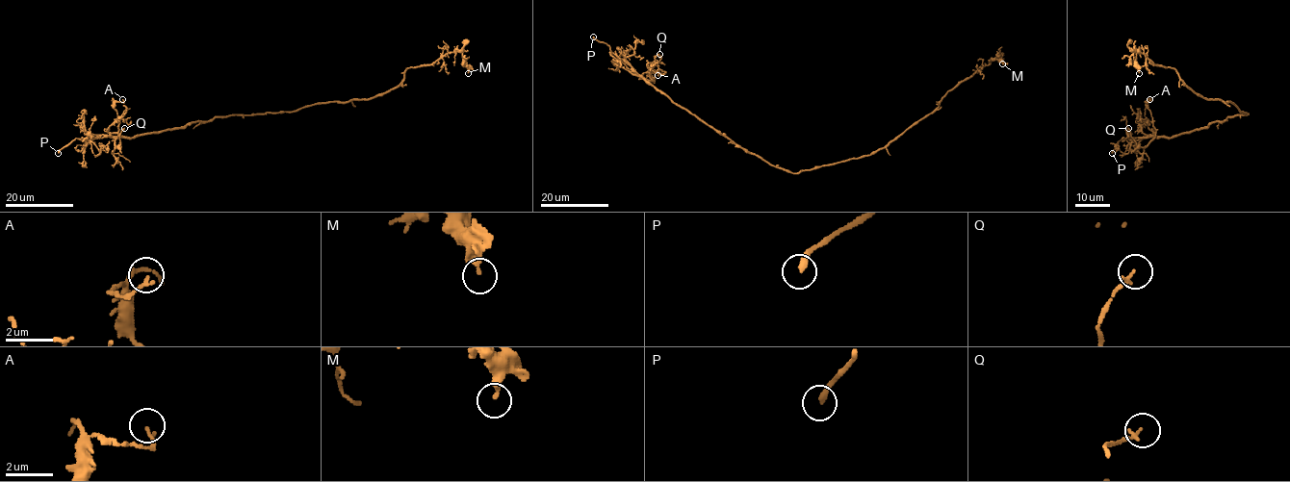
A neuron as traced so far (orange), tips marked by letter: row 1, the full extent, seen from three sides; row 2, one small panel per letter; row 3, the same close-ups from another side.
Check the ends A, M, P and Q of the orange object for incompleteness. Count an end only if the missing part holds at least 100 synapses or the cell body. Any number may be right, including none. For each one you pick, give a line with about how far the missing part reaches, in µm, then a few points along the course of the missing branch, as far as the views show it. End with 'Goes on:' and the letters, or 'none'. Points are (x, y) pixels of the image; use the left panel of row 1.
P: Missing length about 20 µm. Course of what is missing: (58, 153), (44, 158), (18, 177)
Goes on: P

